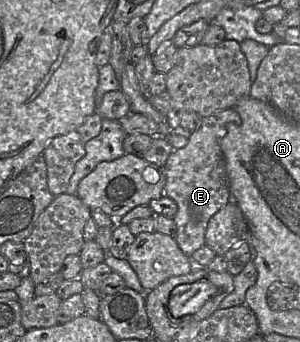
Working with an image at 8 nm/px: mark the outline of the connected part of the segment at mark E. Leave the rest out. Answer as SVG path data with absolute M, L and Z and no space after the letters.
M234 107L202 117L200 127L190 133L187 144L174 149L164 165L164 194L177 204L177 212L173 217L177 226L175 240L183 253L189 257L205 245L205 233L210 218L229 202L229 179L220 147L220 141L227 133L229 123L241 123Z

